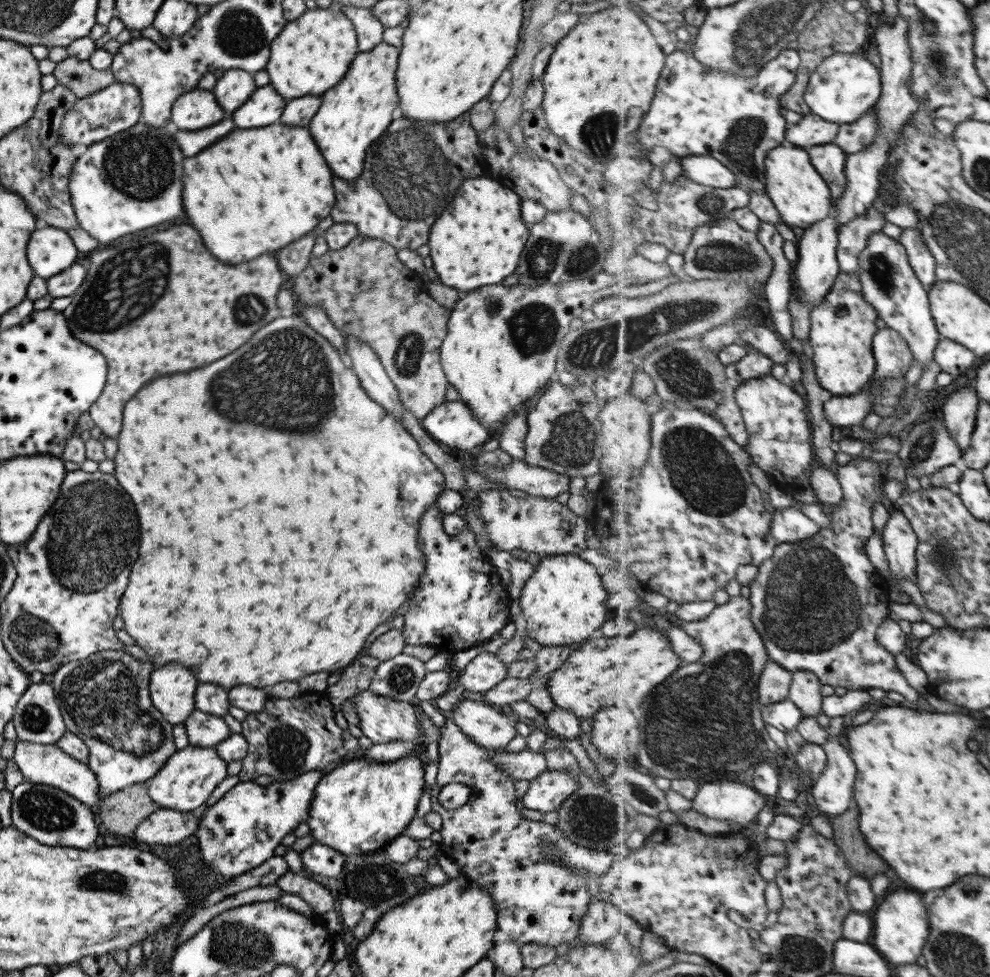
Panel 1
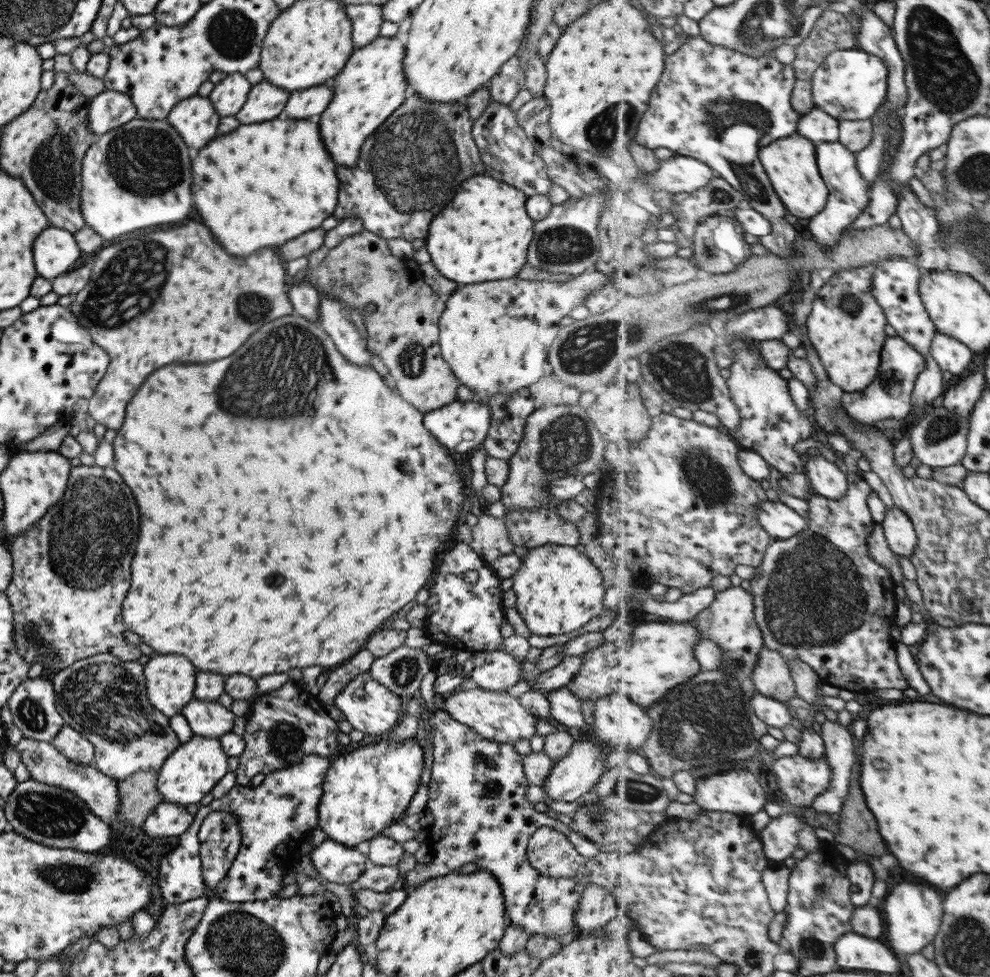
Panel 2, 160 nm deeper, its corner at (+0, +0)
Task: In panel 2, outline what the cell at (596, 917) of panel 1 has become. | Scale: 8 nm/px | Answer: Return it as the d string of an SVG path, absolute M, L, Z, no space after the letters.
M585 885L578 900L577 910L573 913L574 924L579 934L599 934L607 922L624 917L614 898L597 885Z

